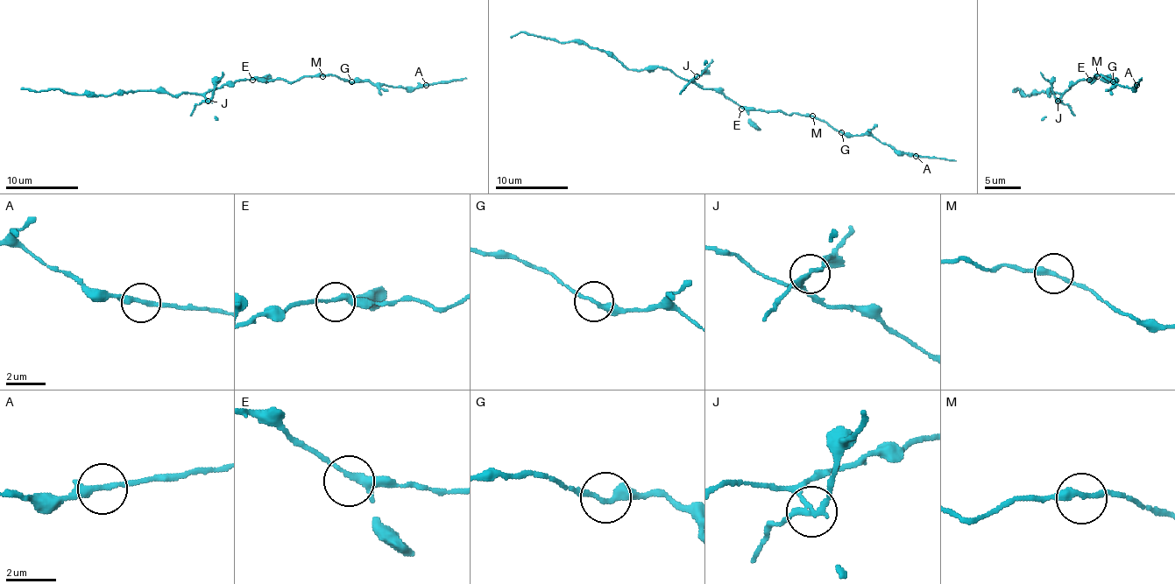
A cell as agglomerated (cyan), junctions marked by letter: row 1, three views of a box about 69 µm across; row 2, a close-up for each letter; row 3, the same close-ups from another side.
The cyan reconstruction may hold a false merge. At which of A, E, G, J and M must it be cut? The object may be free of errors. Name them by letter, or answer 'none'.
J

